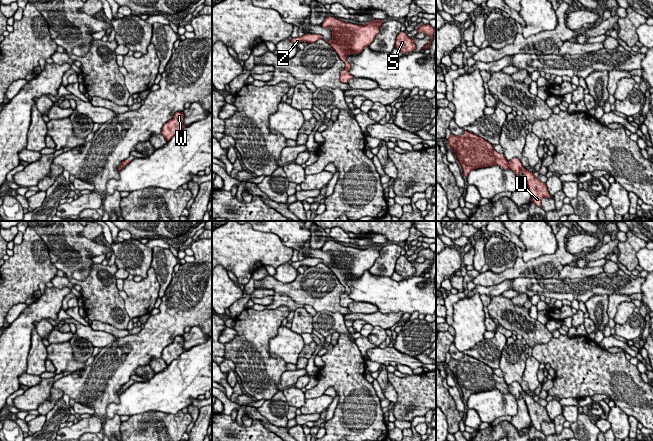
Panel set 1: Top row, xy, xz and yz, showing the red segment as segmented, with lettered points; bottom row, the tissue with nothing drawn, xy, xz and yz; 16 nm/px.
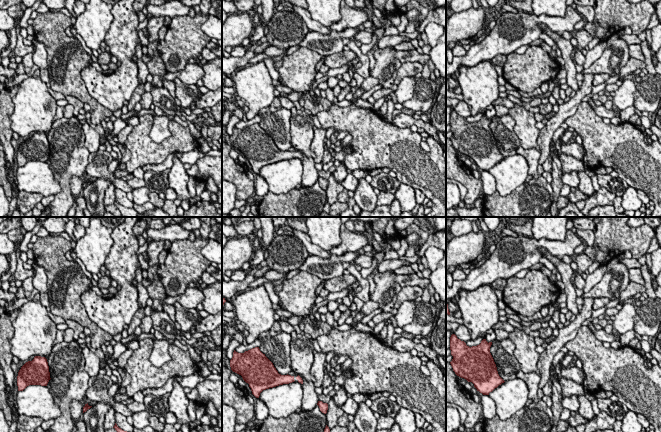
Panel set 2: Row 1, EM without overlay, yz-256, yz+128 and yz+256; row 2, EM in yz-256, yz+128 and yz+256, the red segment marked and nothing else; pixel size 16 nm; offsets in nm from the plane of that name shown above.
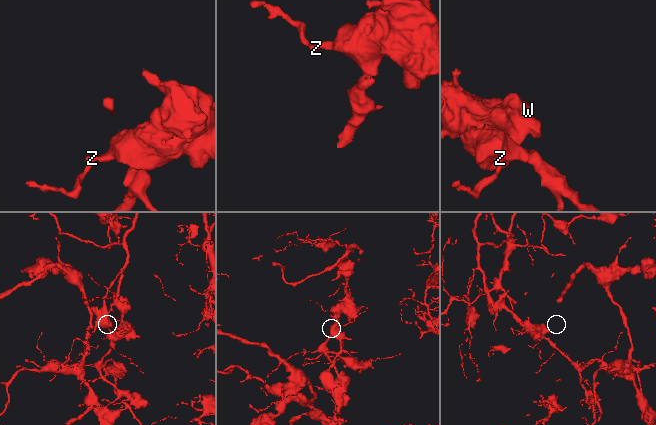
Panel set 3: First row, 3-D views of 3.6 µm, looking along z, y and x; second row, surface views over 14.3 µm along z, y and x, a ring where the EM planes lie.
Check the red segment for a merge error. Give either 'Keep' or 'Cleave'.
Keep

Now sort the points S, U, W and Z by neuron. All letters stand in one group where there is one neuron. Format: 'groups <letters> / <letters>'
groups S U W Z

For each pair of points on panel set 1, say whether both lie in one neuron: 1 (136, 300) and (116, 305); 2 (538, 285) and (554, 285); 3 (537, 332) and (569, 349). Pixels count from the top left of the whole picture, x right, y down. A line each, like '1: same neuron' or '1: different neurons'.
1: different neurons
2: same neuron
3: different neurons

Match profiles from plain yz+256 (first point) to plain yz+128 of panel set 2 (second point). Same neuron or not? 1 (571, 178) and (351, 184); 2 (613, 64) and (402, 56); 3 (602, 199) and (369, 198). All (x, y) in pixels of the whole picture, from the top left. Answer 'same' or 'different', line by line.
1: same
2: different
3: different

